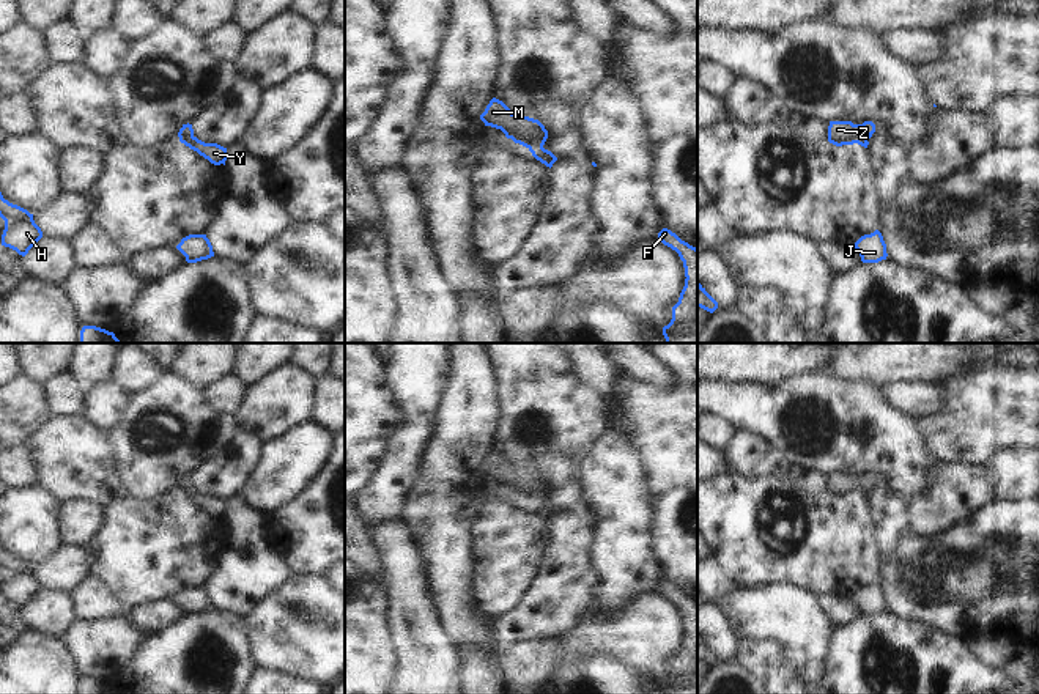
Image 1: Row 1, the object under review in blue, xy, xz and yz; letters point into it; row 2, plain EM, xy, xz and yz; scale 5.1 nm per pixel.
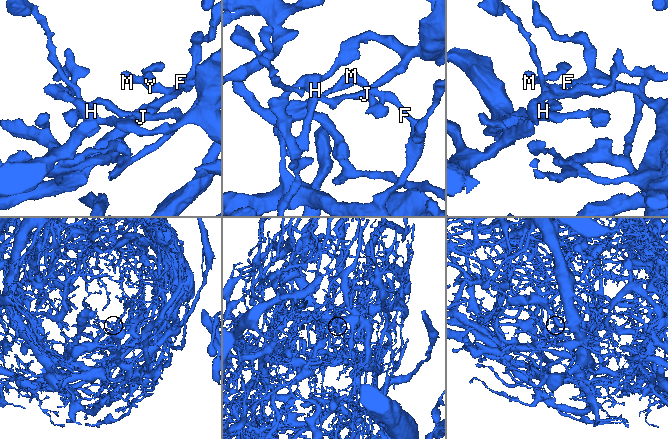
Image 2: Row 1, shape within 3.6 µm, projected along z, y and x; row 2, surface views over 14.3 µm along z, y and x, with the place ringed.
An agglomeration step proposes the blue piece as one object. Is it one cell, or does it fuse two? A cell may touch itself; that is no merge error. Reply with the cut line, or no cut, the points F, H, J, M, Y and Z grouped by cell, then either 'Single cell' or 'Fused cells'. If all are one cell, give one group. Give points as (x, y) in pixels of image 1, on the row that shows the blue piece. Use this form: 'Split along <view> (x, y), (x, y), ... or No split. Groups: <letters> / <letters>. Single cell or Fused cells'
Split along xz (542, 147), (537, 159). Groups: F H J Y / M Z. Fused cells.

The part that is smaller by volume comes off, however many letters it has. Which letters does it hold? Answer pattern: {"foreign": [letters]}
{"foreign": ["M", "Z"]}

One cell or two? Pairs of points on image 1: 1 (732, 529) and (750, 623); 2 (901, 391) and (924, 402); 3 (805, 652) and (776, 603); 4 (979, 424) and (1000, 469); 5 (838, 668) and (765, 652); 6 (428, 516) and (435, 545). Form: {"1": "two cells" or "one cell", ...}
{"1": "two cells", "2": "one cell", "3": "one cell", "4": "two cells", "5": "two cells", "6": "one cell"}

